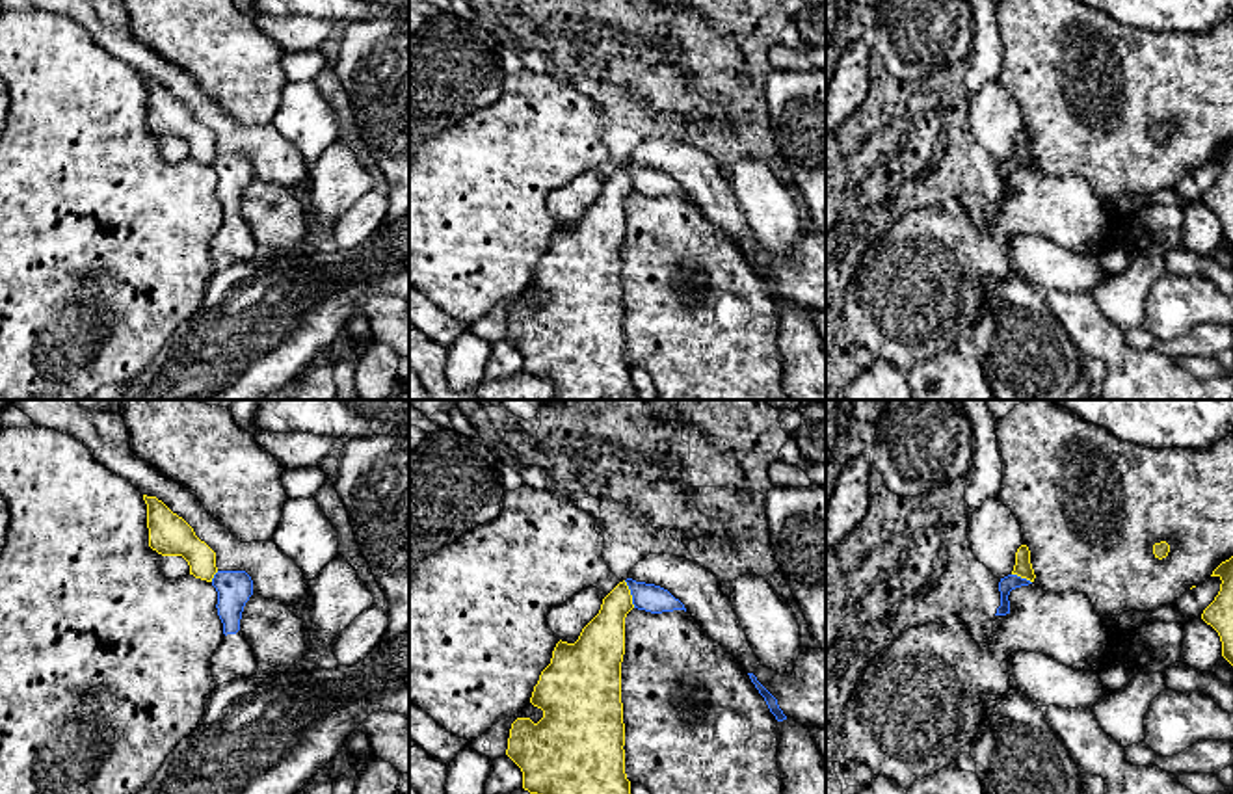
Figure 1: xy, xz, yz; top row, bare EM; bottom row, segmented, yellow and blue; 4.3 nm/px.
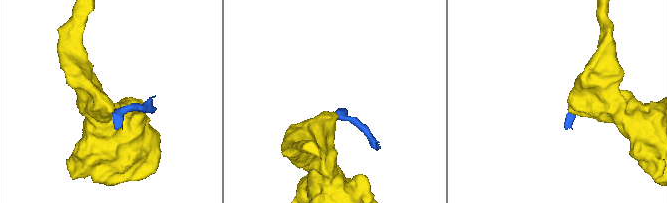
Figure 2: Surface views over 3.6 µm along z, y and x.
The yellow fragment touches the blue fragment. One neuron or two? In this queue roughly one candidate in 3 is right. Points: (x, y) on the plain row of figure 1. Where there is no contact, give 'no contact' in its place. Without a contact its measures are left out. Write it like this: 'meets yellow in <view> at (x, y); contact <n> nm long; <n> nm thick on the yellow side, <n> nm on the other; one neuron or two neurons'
meets yellow in xz at (629, 177); contact 130 nm long; 200 nm thick on the yellow side, 120 nm on the other; two neurons

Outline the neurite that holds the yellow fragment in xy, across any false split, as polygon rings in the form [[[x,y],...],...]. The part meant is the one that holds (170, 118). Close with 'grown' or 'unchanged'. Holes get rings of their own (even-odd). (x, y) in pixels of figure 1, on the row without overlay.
[[[147,78],[143,84],[147,87],[149,130],[162,139],[182,139],[190,149],[190,158],[212,165],[218,156],[216,136],[162,84]]] | unchanged

